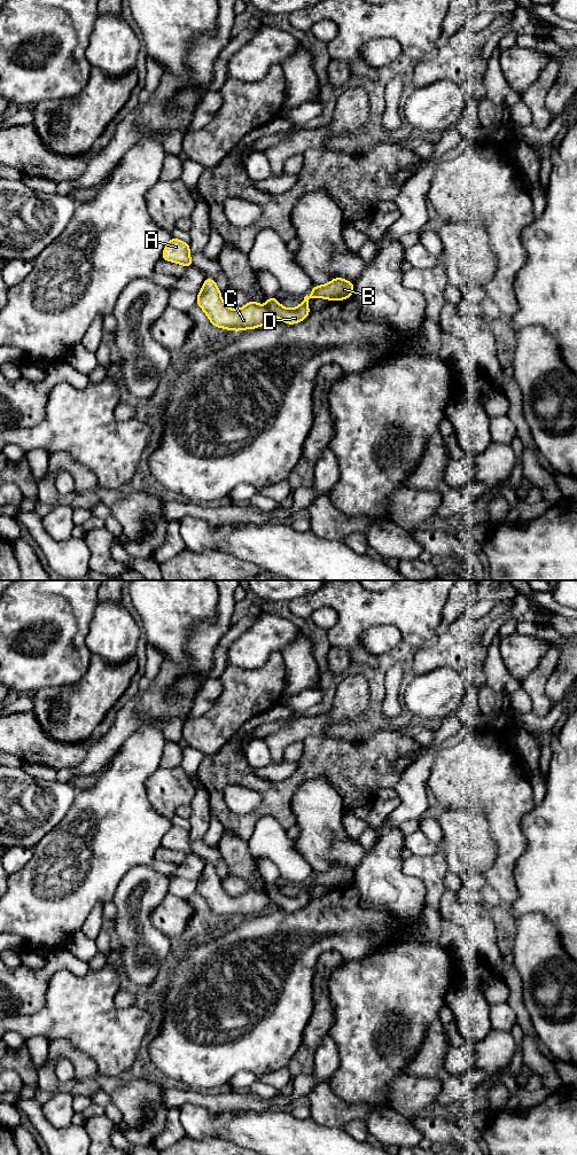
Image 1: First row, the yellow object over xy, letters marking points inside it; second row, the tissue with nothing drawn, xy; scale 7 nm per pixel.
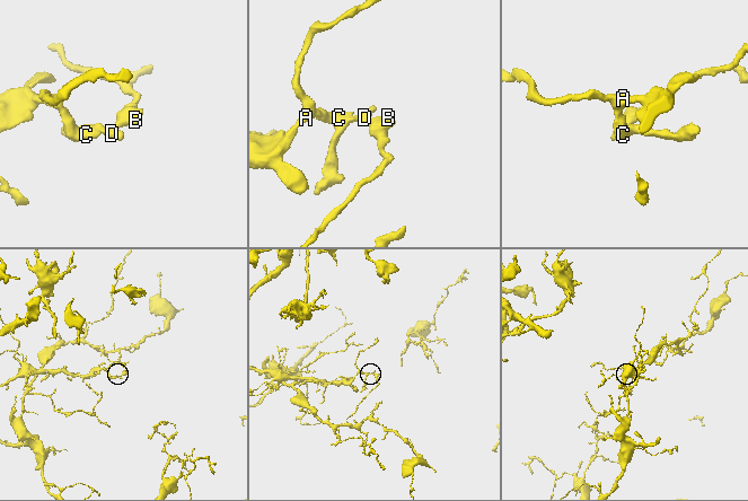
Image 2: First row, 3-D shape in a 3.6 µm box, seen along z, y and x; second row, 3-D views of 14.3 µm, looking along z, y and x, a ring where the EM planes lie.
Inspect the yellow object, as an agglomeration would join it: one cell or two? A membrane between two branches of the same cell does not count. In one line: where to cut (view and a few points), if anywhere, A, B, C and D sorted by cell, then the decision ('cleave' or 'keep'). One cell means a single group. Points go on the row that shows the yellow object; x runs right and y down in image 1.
xy (265, 305), (271, 313) | A C / B D | cleave

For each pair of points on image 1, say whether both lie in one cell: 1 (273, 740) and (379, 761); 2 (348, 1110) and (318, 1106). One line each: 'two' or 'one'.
1: two
2: one

